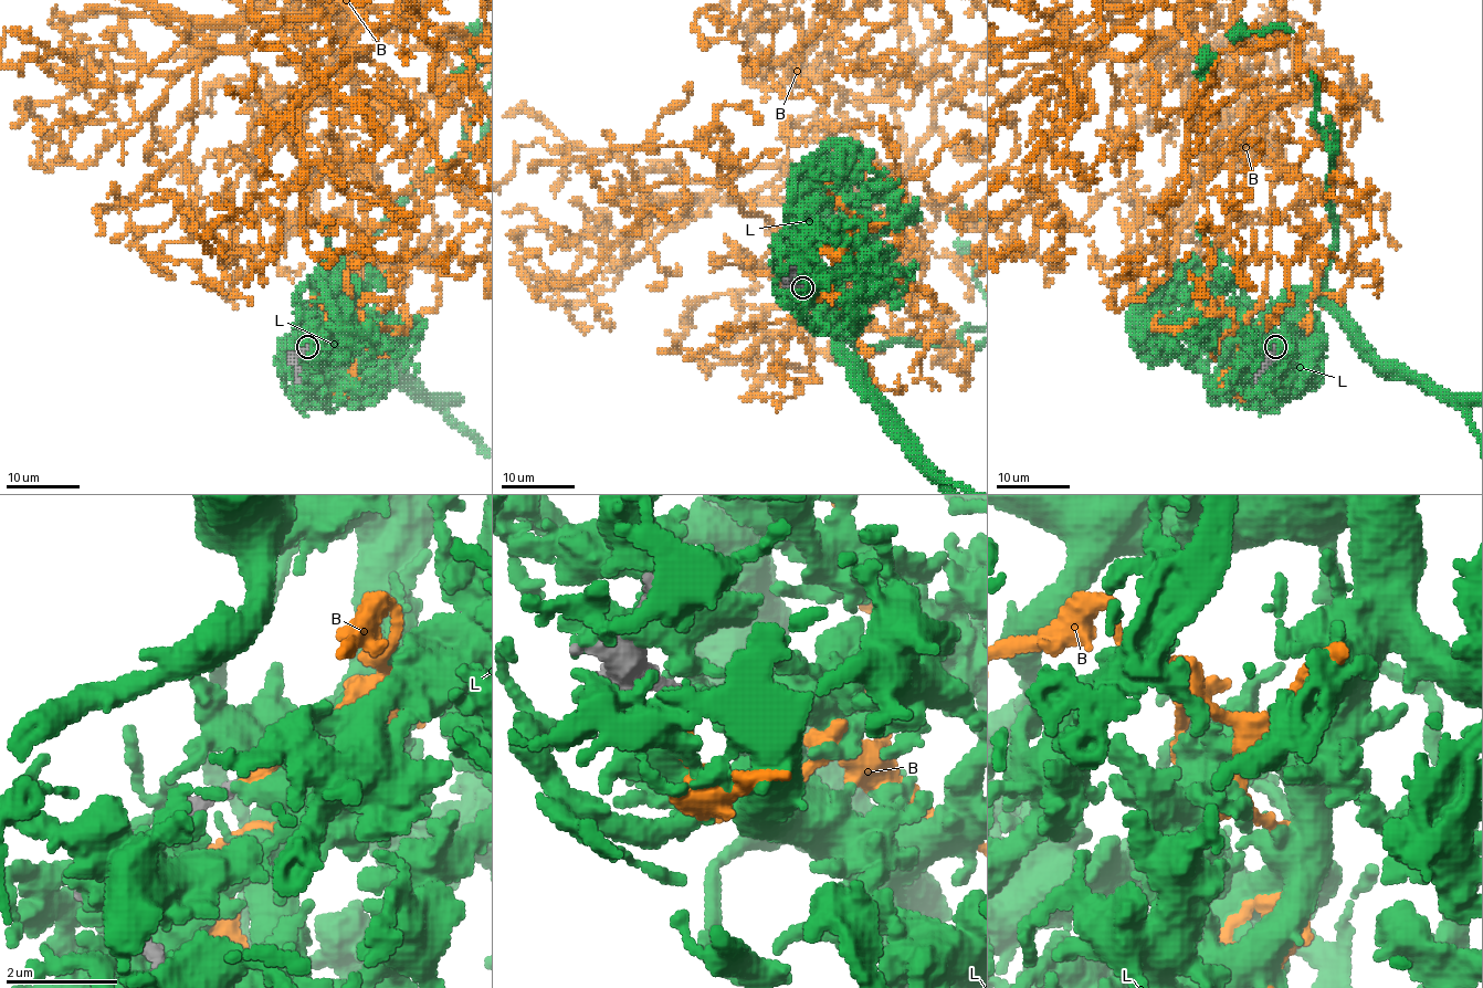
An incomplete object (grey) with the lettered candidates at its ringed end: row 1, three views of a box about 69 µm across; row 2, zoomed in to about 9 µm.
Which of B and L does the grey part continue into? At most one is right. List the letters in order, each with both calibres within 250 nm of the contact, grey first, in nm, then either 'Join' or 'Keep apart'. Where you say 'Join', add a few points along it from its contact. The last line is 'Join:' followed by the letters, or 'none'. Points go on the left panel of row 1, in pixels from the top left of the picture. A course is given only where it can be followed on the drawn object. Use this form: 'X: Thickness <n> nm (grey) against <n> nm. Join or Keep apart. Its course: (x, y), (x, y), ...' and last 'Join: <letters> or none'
B: Thickness 280 nm (grey) against 140 nm. Join
L: Thickness 240 nm (grey) against 440 nm. Keep apart
Join: B

